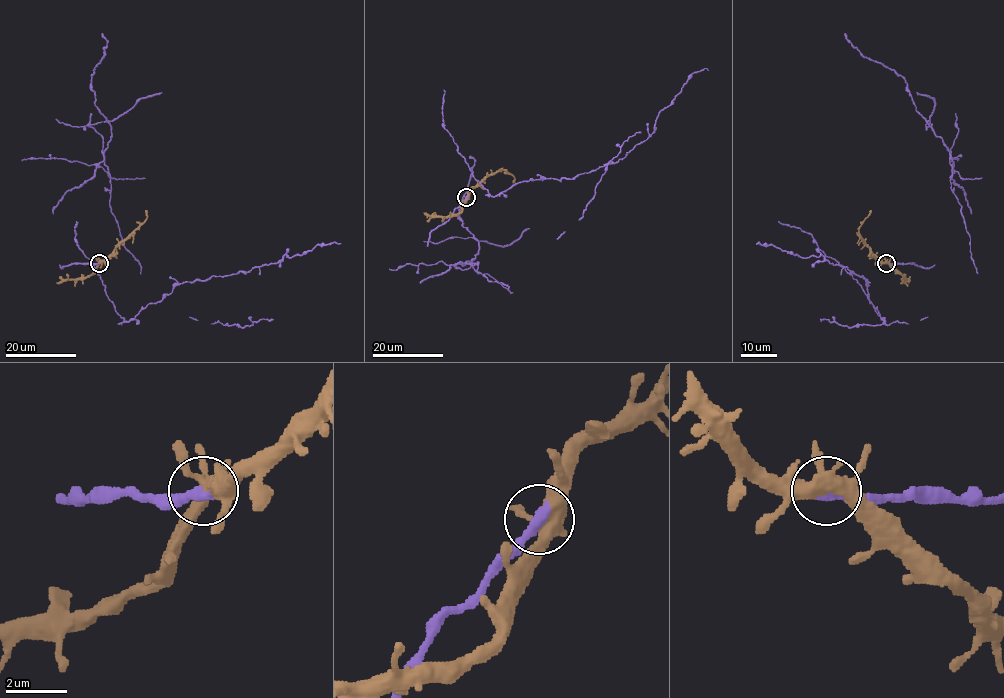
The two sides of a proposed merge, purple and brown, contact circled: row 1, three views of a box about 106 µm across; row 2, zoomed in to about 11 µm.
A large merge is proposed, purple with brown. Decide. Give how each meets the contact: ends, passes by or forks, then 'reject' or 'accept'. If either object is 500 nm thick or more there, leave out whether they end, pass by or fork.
purple ends | brown forks | reject

